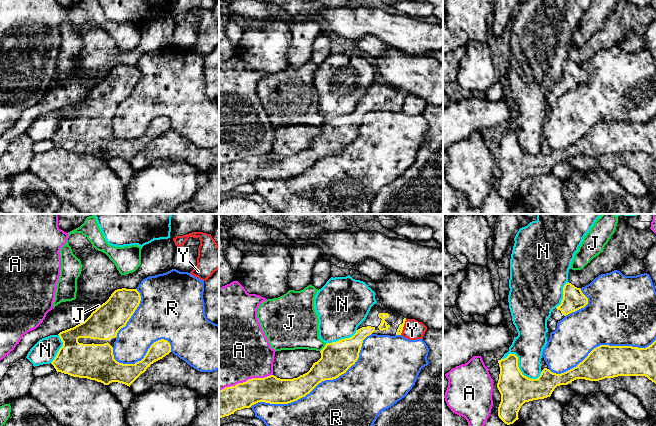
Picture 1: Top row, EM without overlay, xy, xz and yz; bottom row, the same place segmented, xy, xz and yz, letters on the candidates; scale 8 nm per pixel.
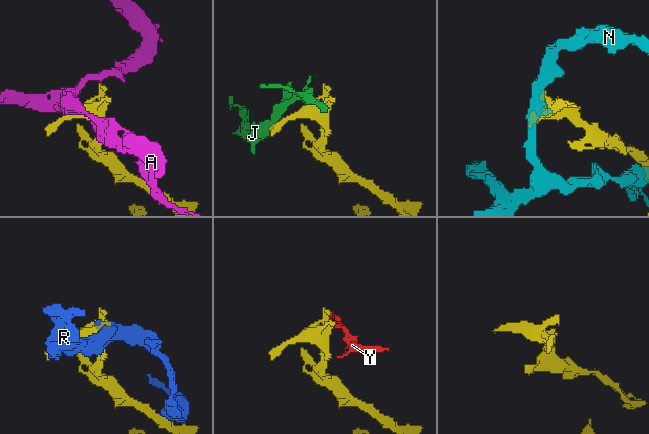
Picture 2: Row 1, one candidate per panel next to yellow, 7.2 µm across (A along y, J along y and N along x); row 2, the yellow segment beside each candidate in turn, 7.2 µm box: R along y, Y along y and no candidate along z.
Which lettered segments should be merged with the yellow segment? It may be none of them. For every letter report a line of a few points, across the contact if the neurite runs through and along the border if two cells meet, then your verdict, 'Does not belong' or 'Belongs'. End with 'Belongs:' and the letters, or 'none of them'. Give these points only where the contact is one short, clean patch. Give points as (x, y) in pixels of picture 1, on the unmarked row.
A: Does not belong
J: Line: xz (326, 119), (320, 127). Does not belong
N: Does not belong
R: Does not belong
Y: Line: xz (406, 95), (400, 110). Does not belong
Belongs: none of them

